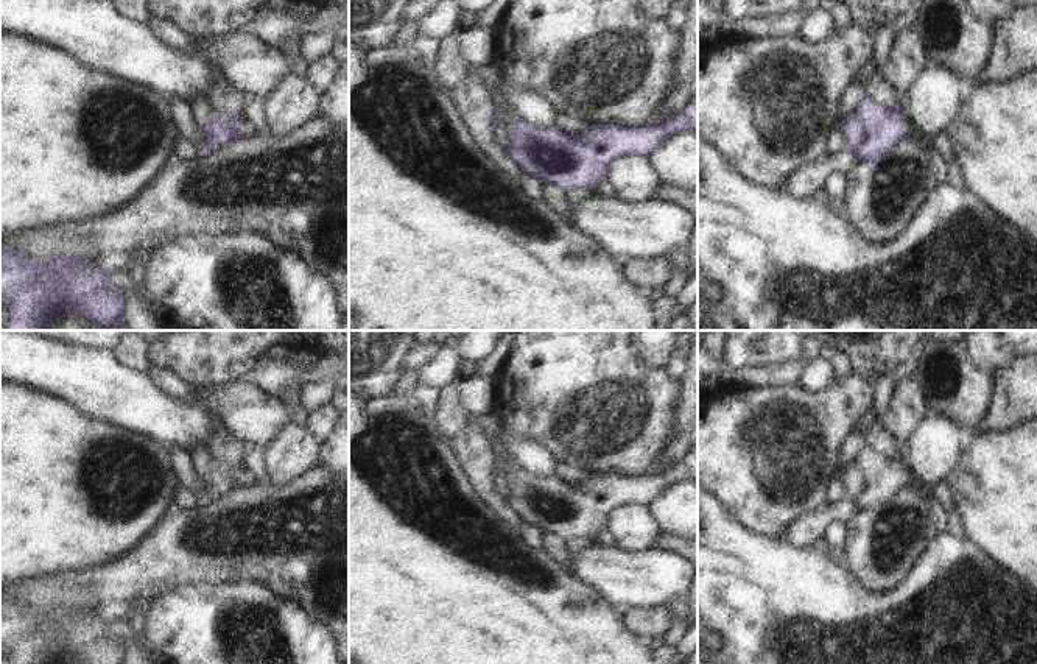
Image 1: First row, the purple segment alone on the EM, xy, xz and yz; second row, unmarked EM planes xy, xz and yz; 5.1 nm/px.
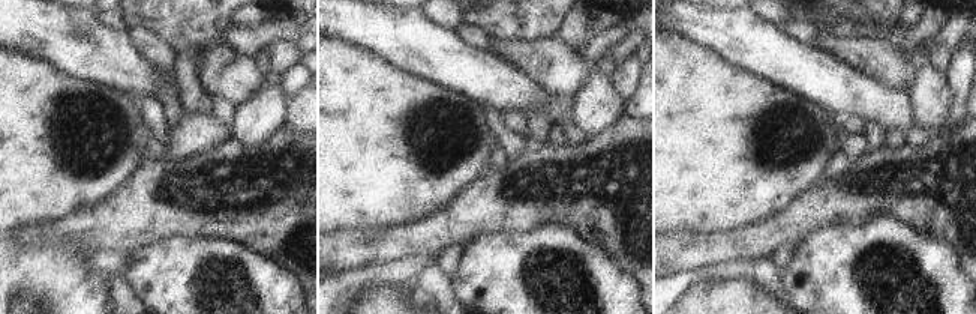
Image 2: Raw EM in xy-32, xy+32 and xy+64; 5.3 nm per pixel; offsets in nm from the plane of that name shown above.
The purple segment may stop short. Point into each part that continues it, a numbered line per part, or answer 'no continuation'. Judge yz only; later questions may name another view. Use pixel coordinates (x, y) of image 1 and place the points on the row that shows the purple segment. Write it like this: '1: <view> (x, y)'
1: yz (913, 133)

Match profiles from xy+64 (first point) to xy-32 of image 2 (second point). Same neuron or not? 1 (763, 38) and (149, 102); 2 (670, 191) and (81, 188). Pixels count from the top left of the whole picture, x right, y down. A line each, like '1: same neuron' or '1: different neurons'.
1: different neurons
2: same neuron

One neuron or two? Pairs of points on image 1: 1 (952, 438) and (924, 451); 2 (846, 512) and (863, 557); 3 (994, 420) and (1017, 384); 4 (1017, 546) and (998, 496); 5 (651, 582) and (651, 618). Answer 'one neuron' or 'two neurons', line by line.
1: one neuron
2: two neurons
3: one neuron
4: one neuron
5: two neurons

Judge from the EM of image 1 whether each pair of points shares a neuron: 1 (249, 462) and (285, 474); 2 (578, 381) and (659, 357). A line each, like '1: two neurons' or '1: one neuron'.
1: two neurons
2: two neurons

